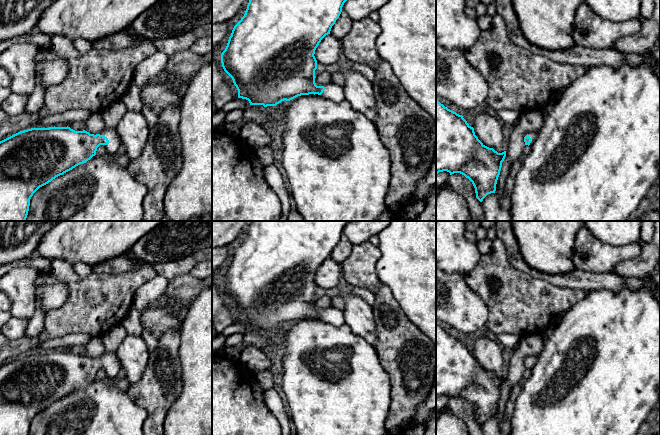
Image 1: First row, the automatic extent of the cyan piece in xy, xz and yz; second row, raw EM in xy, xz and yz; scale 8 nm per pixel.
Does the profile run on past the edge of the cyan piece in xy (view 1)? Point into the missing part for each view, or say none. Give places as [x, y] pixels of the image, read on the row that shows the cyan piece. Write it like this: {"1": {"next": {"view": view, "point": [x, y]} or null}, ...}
{"1": {"next": {"view": "xy", "point": [115, 143]}}}

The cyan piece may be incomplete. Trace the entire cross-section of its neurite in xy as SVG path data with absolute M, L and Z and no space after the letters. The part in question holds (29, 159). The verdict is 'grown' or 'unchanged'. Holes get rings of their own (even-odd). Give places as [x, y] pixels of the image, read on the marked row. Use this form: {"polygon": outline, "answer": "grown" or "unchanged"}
{"polygon": "M49 127L49 128L31 128L24 131L20 131L2 141L0 141L0 221L25 221L28 215L30 199L33 194L42 186L48 184L56 177L63 175L64 173L72 170L76 166L83 164L90 160L93 156L96 155L97 148L100 145L108 145L112 154L117 153L121 150L121 139L117 132L116 128L110 129L105 128L100 134L90 134L89 132L83 131L75 131L70 127Z", "answer": "grown"}

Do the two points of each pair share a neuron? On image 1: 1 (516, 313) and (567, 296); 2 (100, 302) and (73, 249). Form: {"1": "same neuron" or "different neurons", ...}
{"1": "same neuron", "2": "different neurons"}

